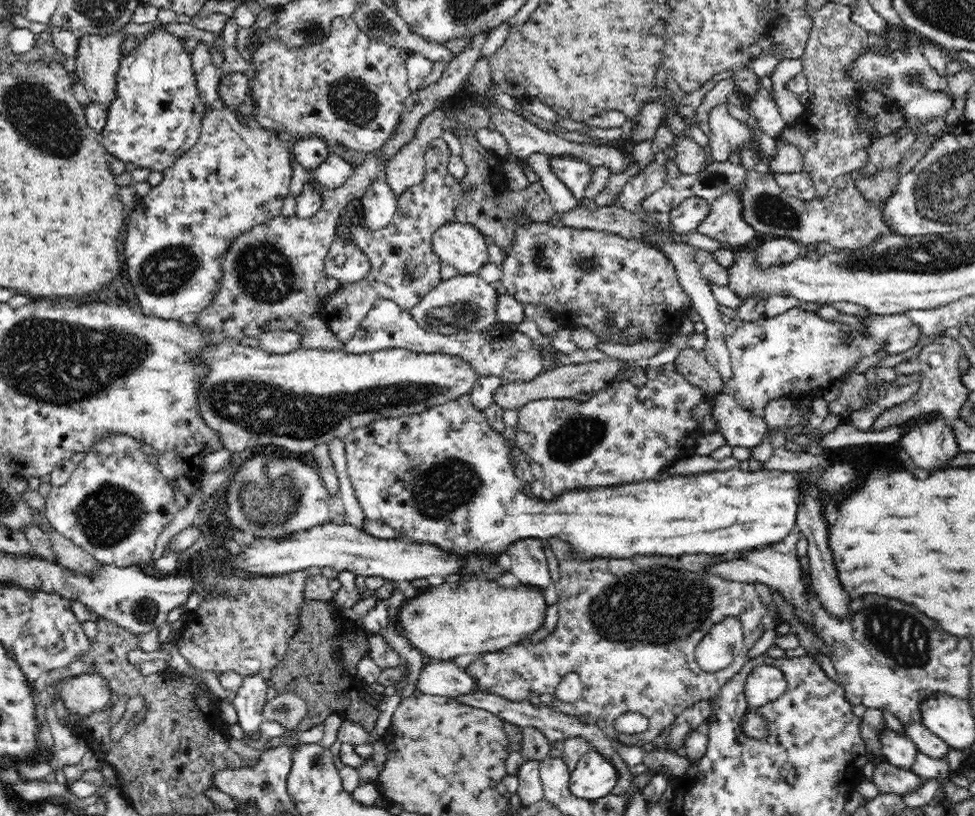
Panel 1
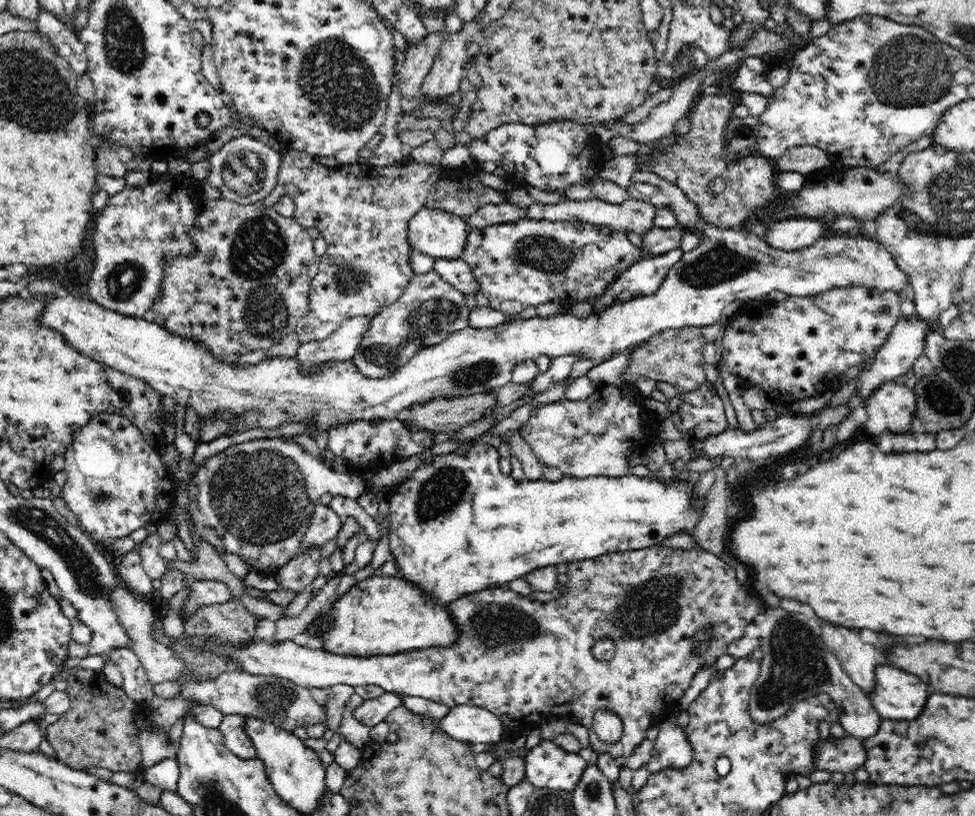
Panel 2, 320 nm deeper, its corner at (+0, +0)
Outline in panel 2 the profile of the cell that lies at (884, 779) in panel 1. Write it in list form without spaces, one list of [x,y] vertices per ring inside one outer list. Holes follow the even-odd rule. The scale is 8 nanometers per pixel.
[[[846,734],[844,738],[829,737],[816,746],[816,766],[819,771],[846,775],[863,768],[866,751],[862,741]]]

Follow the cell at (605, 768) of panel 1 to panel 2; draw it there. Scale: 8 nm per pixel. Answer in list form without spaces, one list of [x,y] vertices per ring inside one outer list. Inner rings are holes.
[[[542,739],[527,750],[526,781],[535,788],[572,793],[585,776],[587,761],[578,753],[566,752],[554,741]]]

